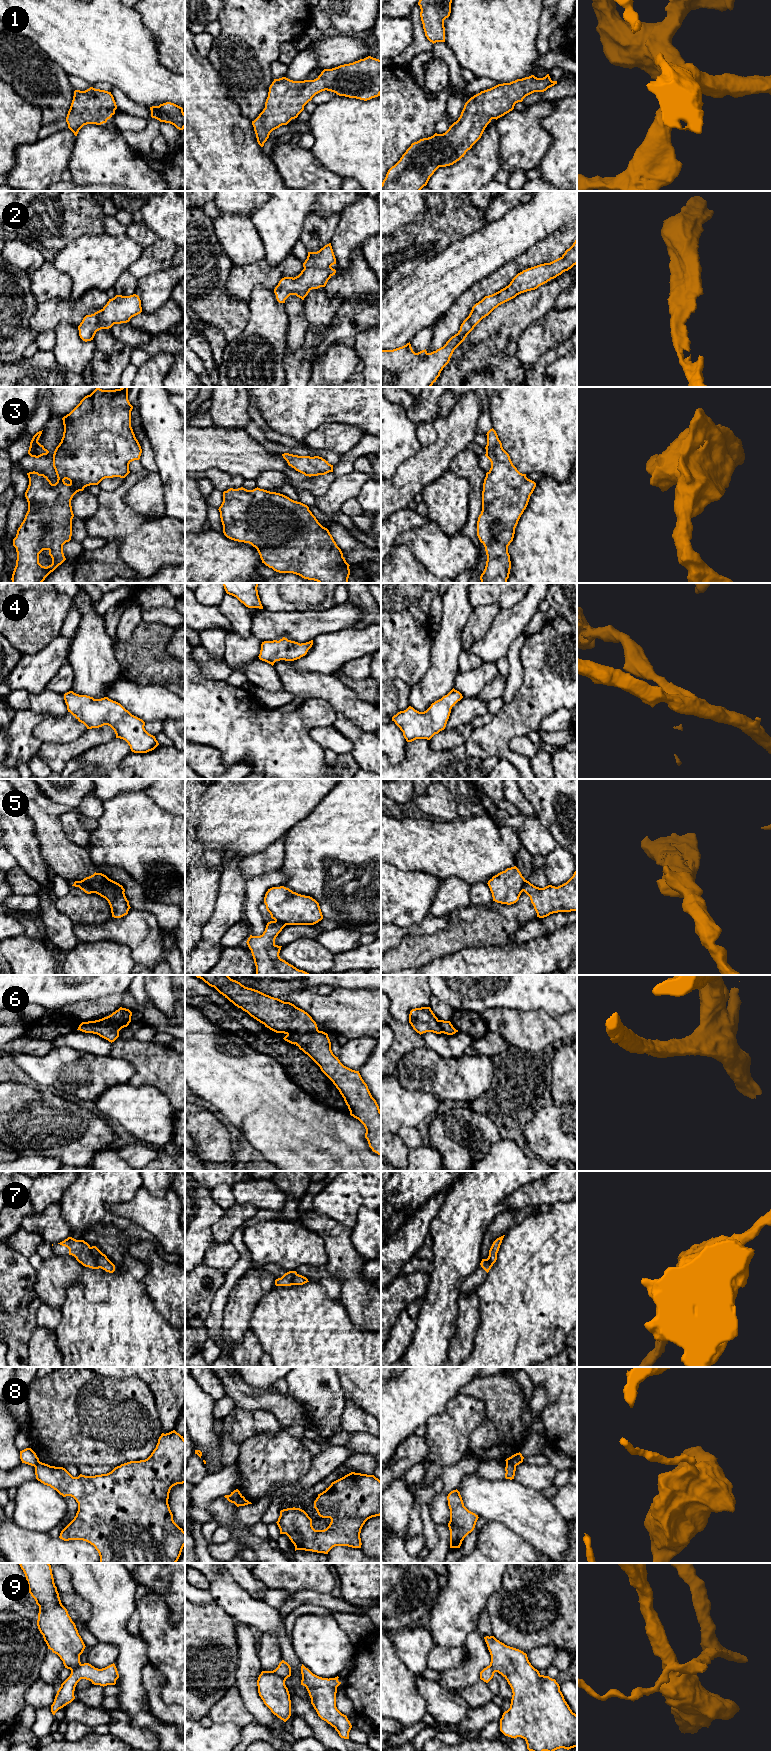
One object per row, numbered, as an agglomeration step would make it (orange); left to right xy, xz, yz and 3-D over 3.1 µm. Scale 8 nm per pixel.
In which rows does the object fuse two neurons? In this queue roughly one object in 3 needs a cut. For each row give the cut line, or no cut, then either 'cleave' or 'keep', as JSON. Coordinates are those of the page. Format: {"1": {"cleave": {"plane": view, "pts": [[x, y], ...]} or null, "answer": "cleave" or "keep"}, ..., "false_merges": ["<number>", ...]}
{"1": {"cleave": null, "answer": "keep"}, "2": {"cleave": null, "answer": "keep"}, "3": {"cleave": {"plane": "xy", "pts": [[29, 472], [31, 487], [35, 490]]}, "answer": "cleave"}, "4": {"cleave": null, "answer": "keep"}, "5": {"cleave": {"plane": "xy", "pts": [[81, 880], [93, 892]]}, "answer": "cleave"}, "6": {"cleave": null, "answer": "keep"}, "7": {"cleave": null, "answer": "keep"}, "8": {"cleave": {"plane": "yz", "pts": [[506, 1461], [515, 1466]]}, "answer": "cleave"}, "9": {"cleave": {"plane": "xz", "pts": [[271, 1671], [285, 1679]]}, "answer": "cleave"}, "false_merges": ["3", "5", "8", "9"]}

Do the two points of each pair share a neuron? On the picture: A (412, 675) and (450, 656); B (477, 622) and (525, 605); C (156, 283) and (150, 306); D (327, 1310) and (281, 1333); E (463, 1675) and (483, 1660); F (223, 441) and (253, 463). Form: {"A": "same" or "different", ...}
{"A": "different", "B": "different", "C": "same", "D": "same", "E": "same", "F": "same"}

